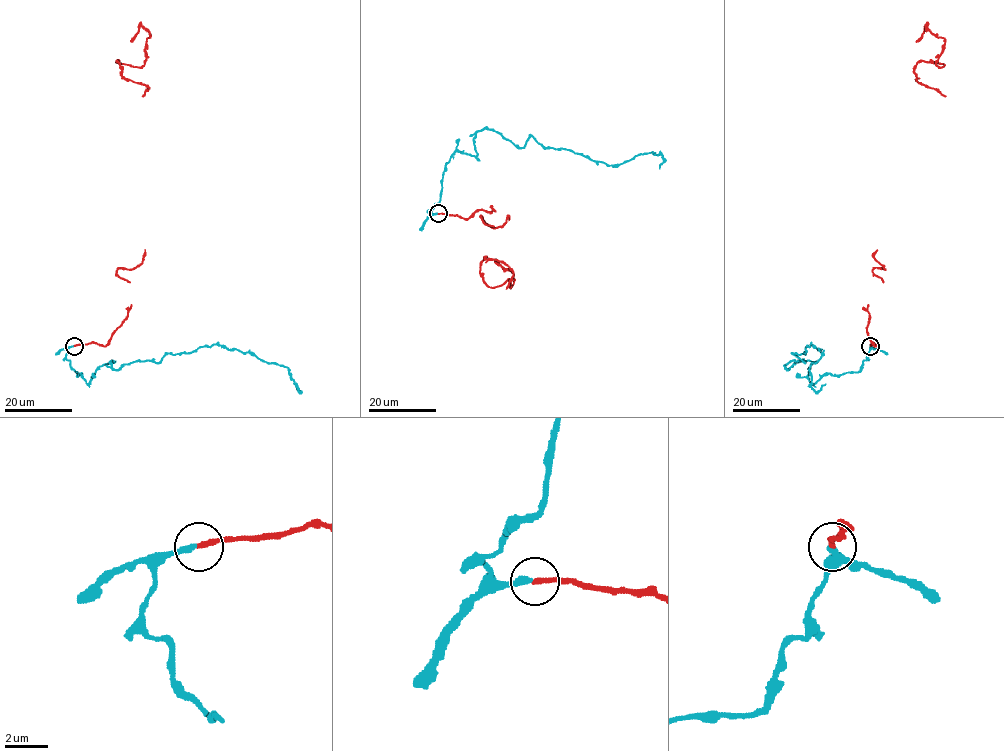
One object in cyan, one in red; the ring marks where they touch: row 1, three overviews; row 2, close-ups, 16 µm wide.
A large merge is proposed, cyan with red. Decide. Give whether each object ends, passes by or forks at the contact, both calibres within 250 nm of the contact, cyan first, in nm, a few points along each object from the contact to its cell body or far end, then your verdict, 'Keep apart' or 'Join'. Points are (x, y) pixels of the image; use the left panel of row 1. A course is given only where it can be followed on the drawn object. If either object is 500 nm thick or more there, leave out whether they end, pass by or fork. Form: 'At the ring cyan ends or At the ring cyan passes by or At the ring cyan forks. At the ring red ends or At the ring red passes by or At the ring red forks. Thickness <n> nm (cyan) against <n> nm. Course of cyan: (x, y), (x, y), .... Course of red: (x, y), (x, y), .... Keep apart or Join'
At the ring cyan ends. At the ring red ends. Thickness 280 nm (cyan) against 240 nm. Course of cyan: (74, 346), (66, 358), (87, 383), (111, 360), (114, 369), (219, 344), (287, 368), (295, 384). Course of red: (74, 346), (104, 346), (131, 305), (144, 96), (145, 253), (138, 266), (119, 268), (116, 273), (130, 282). Join

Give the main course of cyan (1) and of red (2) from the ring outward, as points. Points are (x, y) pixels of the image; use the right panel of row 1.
1: (871, 346), (813, 383), (793, 353), (818, 349), (825, 384)
2: (871, 346), (876, 345), (866, 330), (868, 305), (944, 96), (875, 253), (884, 269), (872, 270), (883, 282)

